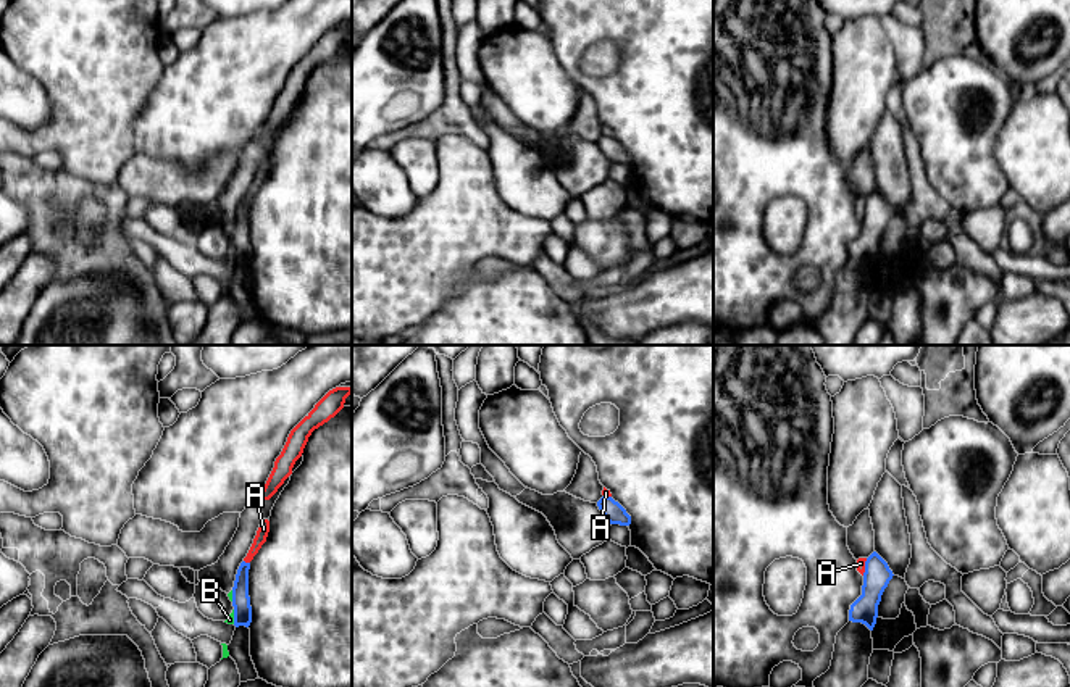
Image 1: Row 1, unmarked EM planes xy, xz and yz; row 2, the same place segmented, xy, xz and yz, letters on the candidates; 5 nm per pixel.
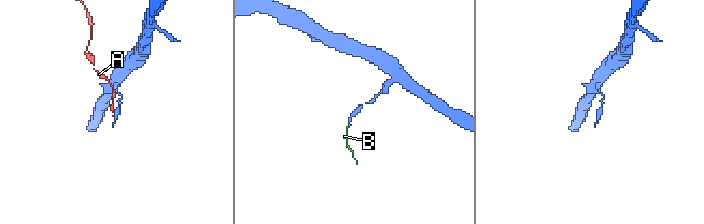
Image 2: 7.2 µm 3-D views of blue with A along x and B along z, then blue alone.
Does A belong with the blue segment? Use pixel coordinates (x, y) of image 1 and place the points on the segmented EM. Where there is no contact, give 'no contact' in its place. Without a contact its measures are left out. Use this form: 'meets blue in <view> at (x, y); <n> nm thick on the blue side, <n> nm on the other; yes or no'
meets blue in xy at (247, 563); 100 nm thick on the blue side, 60 nm on the other; no

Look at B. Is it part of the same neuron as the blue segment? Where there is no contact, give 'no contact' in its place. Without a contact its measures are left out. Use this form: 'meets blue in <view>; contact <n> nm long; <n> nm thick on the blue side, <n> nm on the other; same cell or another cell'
meets blue in xy; contact 70 nm long; 100 nm thick on the blue side, 40 nm on the other; another cell

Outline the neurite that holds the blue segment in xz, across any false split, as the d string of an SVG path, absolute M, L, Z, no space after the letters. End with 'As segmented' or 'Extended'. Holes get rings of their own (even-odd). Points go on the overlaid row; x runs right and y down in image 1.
M602 497L597 502L597 506L610 524L620 524L620 526L629 526L631 524L631 516L612 497Z. As segmented

